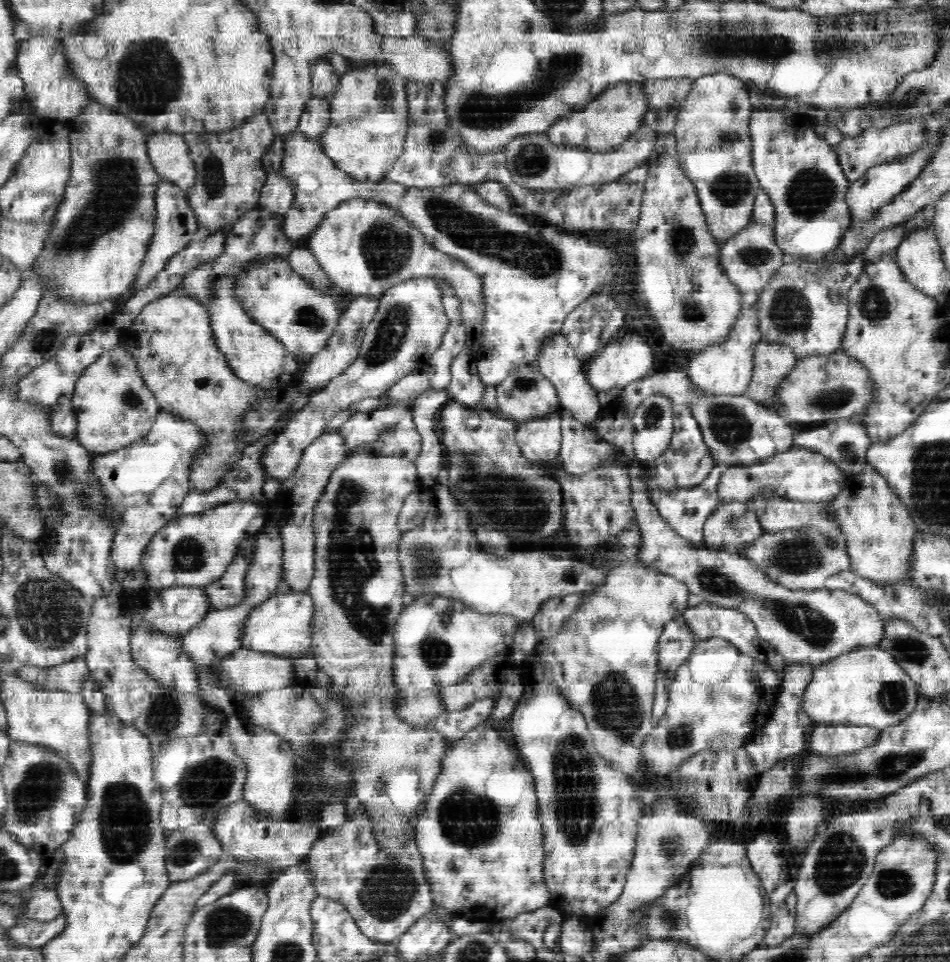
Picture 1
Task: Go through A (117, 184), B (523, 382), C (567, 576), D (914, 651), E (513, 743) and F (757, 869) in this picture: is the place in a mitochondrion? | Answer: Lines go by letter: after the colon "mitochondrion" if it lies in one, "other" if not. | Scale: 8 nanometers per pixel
A: mitochondrion
B: mitochondrion
C: mitochondrion
D: mitochondrion
E: other
F: other

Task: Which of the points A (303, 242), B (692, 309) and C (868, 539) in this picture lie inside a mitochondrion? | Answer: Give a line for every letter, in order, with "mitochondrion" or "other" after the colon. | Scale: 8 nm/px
A: other
B: mitochondrion
C: other

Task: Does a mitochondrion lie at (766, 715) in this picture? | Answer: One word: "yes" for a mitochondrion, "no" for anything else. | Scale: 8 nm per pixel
no

